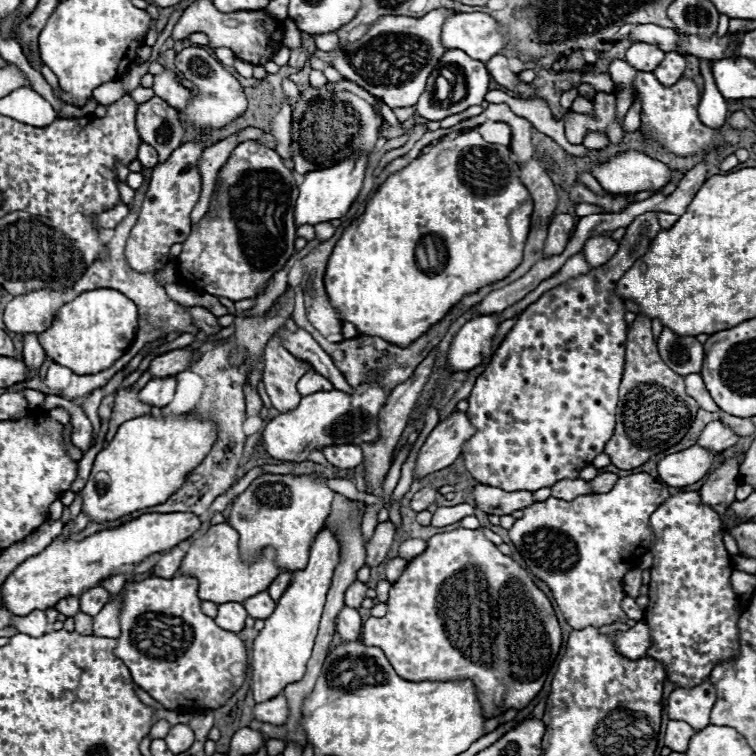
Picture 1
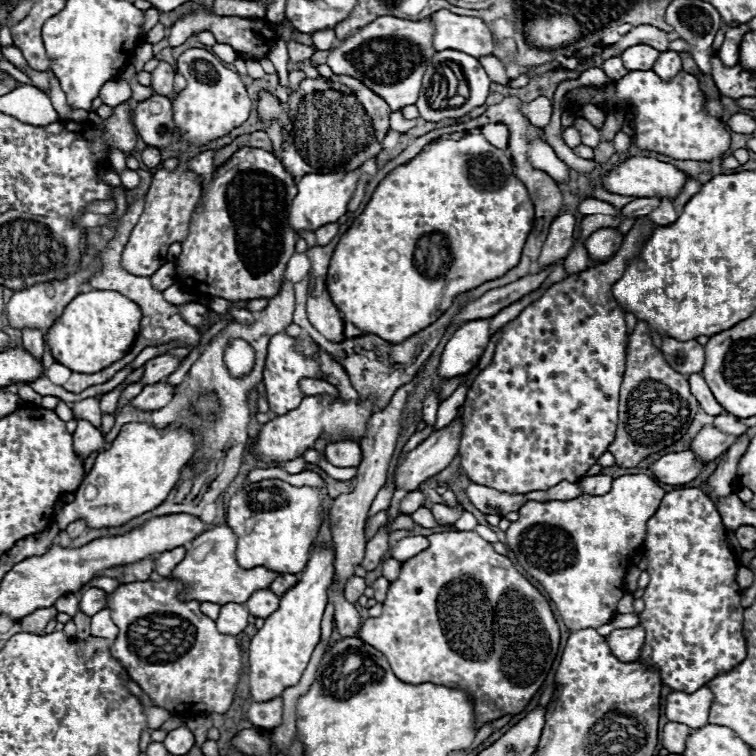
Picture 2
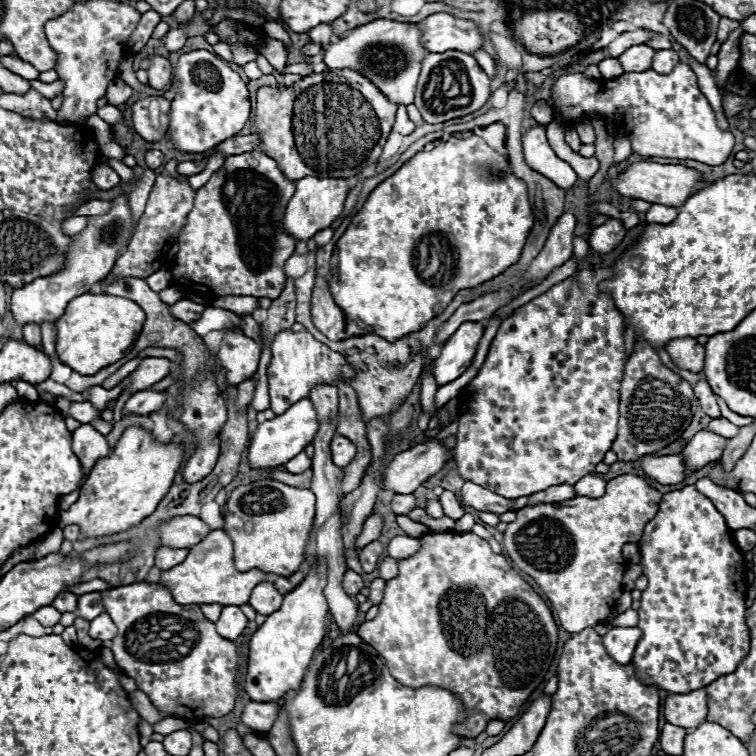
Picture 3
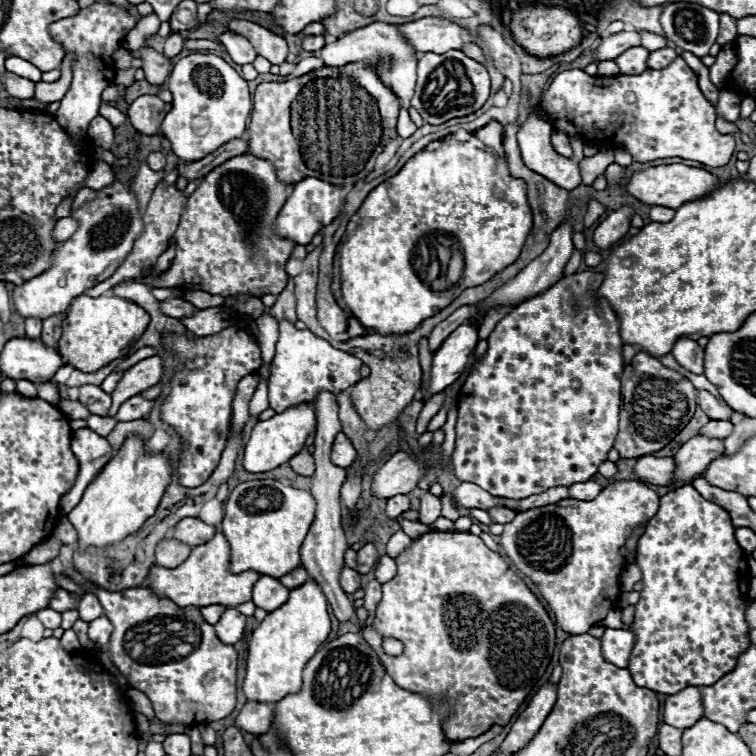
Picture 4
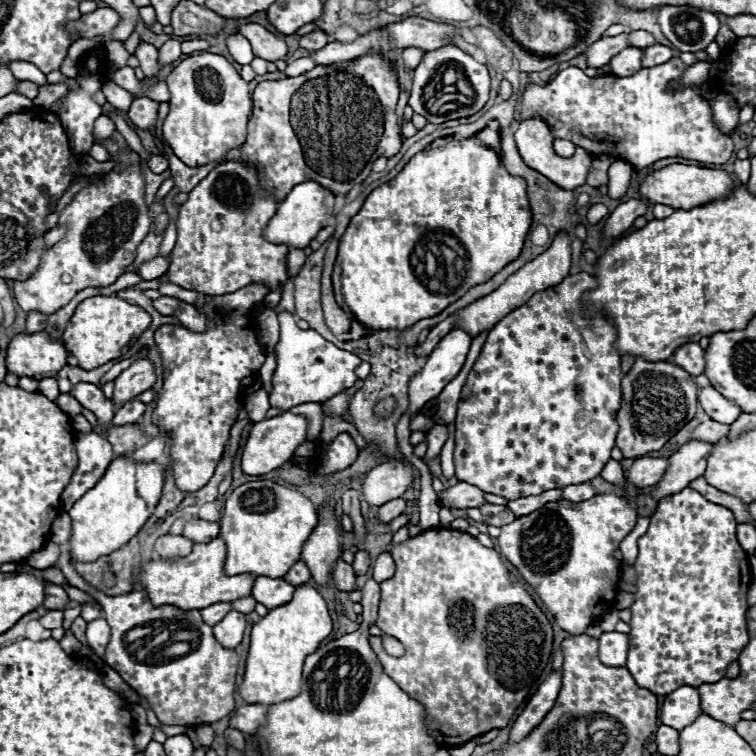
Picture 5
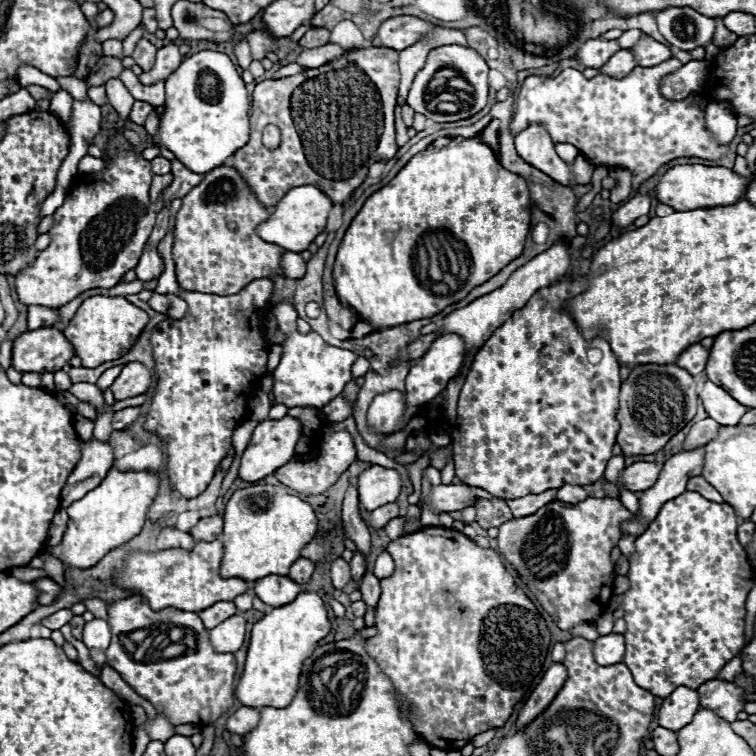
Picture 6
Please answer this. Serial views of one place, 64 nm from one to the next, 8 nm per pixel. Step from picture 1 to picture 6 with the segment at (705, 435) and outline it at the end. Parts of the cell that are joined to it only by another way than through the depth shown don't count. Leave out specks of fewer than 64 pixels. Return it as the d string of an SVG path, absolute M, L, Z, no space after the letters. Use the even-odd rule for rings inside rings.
M698 446L698 448L692 448L692 450L682 450L674 456L670 456L664 462L664 468L662 468L656 484L650 486L648 490L640 492L638 518L628 520L628 524L622 524L624 536L626 534L636 534L636 536L642 534L644 532L642 520L646 524L650 524L656 518L660 504L680 496L686 490L688 480L692 476L700 476L702 468L704 468L704 446Z

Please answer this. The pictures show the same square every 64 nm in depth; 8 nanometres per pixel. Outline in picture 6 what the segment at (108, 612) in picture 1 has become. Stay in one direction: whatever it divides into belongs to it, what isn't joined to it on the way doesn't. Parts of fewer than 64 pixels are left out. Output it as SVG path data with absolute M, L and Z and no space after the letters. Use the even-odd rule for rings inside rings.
M94 618L94 620L86 622L82 642L88 646L92 660L102 666L106 662L106 648L110 644L110 626L108 626L108 622L100 620L100 618Z

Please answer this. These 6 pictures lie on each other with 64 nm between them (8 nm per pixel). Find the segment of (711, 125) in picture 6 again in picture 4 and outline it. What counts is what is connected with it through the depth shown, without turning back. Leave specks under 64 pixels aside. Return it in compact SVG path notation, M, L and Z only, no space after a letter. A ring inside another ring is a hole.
M722 90L718 98L718 116L728 122L734 122L740 116L740 96L732 90Z

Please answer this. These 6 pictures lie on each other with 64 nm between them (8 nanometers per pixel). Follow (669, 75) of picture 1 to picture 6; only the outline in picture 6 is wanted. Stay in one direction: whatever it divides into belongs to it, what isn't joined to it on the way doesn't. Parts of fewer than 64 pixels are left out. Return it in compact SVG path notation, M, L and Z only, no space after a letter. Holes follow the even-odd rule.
M644 36L636 46L632 46L634 54L636 54L636 62L638 64L660 64L664 60L670 60L670 48L656 42L650 36Z

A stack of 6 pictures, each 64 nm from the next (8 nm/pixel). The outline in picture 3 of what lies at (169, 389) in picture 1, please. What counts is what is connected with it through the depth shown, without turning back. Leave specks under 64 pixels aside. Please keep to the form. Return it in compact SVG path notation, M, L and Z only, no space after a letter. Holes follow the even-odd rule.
M140 390L136 392L124 406L124 412L156 412L164 406L166 402L166 392L156 392L156 390Z

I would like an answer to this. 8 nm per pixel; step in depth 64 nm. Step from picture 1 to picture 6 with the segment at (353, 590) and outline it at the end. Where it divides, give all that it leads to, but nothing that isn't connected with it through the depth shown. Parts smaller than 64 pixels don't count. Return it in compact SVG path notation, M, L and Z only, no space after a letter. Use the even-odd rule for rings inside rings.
M342 558L334 560L334 562L332 562L332 568L330 568L330 576L332 576L334 588L342 590L348 582L352 582L352 576L350 576L350 564L344 562Z

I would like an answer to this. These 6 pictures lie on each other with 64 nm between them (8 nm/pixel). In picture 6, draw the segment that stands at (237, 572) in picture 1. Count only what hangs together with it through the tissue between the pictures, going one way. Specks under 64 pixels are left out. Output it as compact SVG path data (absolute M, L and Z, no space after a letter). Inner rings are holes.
M198 542L192 552L180 550L164 550L164 552L132 552L126 558L124 572L116 578L116 584L132 590L134 594L142 594L150 600L152 610L162 608L178 608L184 612L200 612L200 608L208 608L208 604L216 604L216 600L234 600L238 594L250 590L250 582L242 578L222 578L220 576L222 562L222 542Z

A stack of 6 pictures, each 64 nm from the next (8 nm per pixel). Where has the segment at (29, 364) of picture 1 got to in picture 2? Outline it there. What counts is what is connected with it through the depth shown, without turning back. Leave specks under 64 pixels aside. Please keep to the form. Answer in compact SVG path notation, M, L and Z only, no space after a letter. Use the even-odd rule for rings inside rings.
M24 328L22 330L24 334L24 348L28 350L28 354L32 354L34 358L42 358L44 354L44 340L42 340L42 332L40 330L30 330L30 328Z

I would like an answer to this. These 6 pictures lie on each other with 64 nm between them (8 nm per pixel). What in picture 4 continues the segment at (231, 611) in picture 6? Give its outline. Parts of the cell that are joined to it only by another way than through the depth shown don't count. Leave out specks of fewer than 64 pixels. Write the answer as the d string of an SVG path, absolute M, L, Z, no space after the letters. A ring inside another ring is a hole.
M212 604L212 606L204 606L204 608L200 608L200 610L202 610L202 616L206 618L206 622L208 622L208 624L216 624L216 622L220 620L222 612L226 610L226 606Z

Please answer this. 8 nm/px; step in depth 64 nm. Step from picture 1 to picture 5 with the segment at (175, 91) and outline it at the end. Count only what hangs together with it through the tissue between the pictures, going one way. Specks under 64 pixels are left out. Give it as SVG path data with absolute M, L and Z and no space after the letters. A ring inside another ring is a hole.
M140 42L140 46L136 48L136 58L140 60L140 68L144 70L146 78L160 78L162 76L162 66L158 62L158 50L152 44Z

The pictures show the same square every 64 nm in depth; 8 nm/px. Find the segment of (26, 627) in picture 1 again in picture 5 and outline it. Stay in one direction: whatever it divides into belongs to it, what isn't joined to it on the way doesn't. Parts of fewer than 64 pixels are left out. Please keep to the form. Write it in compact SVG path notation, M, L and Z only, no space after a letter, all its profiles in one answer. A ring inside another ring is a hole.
M48 610L44 616L40 616L40 624L48 630L54 630L54 628L60 628L64 622L64 614L62 610Z

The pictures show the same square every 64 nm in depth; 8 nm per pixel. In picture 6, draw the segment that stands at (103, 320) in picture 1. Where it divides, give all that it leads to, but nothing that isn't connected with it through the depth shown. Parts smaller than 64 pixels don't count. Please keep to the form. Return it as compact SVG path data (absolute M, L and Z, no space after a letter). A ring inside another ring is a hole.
M90 296L82 302L78 312L70 320L64 336L72 344L74 356L82 360L82 366L96 368L108 360L122 358L138 340L148 320L148 314L142 308L130 304L124 296Z

